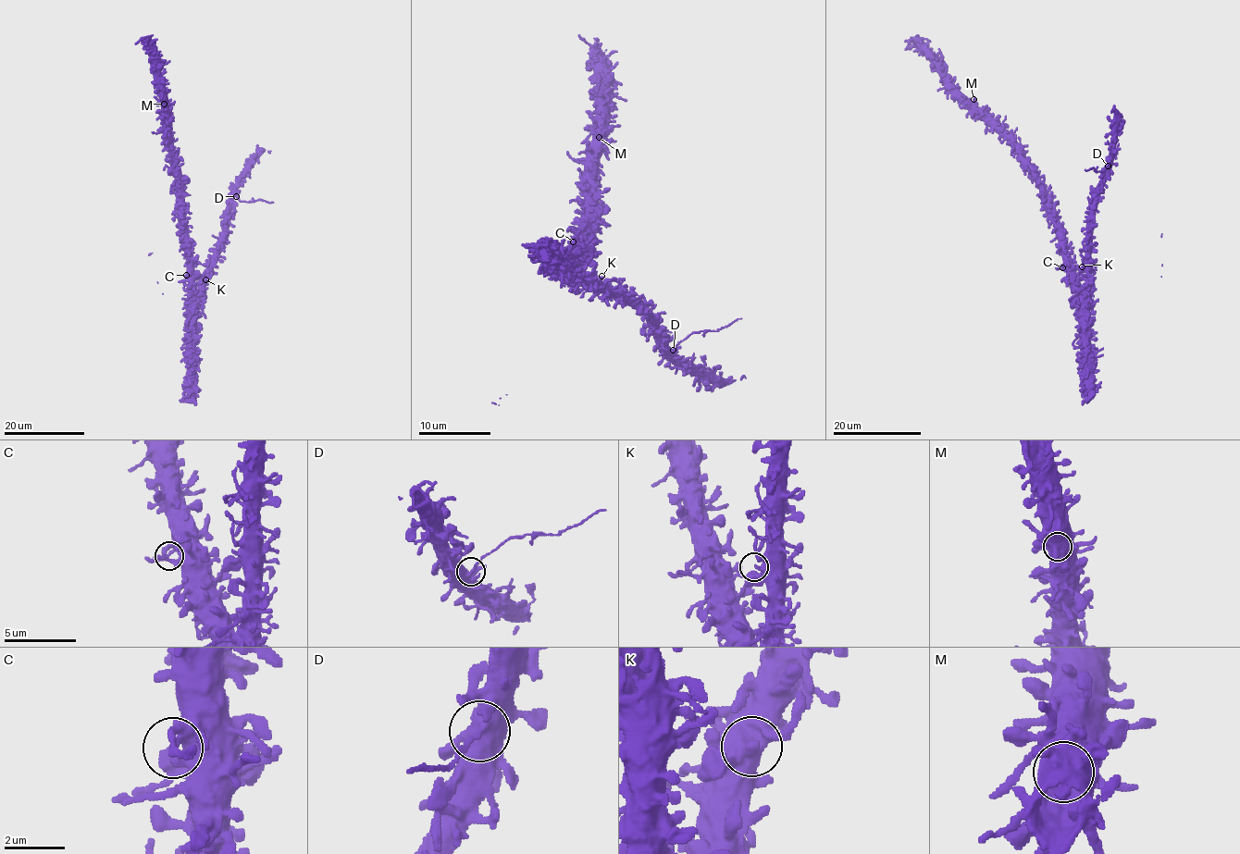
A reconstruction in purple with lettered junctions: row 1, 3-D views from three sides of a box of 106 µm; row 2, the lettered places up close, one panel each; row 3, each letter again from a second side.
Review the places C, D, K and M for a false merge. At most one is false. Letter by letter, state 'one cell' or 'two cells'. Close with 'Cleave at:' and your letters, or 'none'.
C: one cell
D: two cells
K: one cell
M: one cell
Cleave at: D

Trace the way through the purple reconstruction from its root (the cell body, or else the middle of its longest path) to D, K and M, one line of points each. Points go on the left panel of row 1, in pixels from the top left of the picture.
D: (187, 244), (188, 280), (194, 301), (201, 294), (205, 281), (205, 269), (223, 233), (229, 203), (236, 196)
K: (187, 244), (188, 280), (194, 301), (201, 294), (205, 279)
M: (187, 244), (180, 176), (164, 104)

